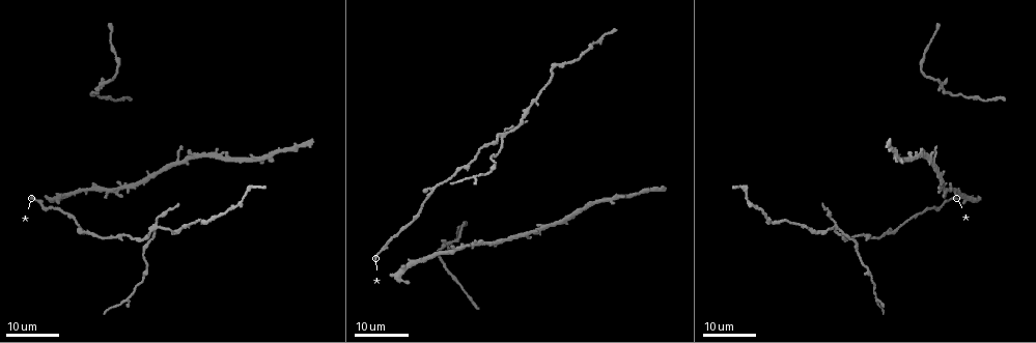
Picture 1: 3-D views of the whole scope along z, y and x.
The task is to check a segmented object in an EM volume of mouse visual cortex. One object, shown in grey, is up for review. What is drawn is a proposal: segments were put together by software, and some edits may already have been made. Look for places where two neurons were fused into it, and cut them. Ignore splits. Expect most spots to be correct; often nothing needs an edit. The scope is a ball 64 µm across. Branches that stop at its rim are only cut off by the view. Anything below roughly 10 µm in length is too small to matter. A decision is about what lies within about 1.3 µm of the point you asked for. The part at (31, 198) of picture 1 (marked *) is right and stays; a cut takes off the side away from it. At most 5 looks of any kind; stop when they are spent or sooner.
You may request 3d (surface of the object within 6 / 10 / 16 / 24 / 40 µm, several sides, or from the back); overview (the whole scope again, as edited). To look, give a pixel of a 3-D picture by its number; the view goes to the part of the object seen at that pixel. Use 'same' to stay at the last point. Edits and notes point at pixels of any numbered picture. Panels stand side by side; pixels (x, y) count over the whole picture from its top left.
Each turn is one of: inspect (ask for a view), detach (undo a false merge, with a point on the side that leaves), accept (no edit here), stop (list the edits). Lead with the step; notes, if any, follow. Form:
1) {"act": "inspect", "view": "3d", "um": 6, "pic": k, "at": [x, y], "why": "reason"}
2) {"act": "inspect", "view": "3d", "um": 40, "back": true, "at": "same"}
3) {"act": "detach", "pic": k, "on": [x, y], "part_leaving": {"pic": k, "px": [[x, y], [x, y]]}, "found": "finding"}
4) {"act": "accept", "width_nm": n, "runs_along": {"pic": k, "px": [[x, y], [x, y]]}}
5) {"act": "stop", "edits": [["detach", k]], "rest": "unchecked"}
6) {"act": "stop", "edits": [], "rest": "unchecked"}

{"act": "inspect", "view": "3d", "um": 24, "pic": 1, "at": [428, 196], "why": "side arm on a straight run"}

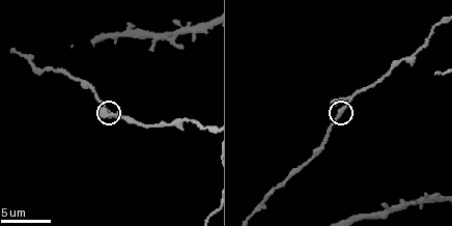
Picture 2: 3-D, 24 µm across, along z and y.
{"act": "inspect", "view": "3d", "um": 6, "pic": 2, "at": [337, 114]}

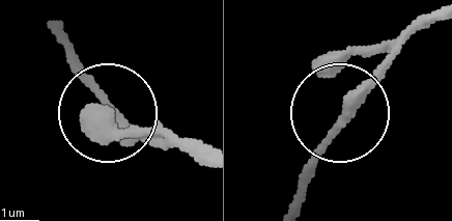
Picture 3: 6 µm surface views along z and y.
{"act": "accept", "runs_along": {"pic": 3, "px": [[293, 208], [303, 168], [356, 89], [422, 23]]}, "found": "all the same neuron"}

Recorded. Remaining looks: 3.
{"act": "inspect", "view": "3d", "um": 24, "pic": 1, "at": [101, 86], "why": "narrows sharply"}

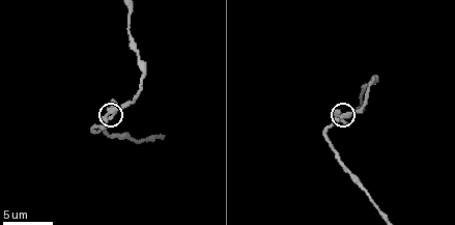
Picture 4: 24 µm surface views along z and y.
{"act": "inspect", "view": "3d", "um": 6, "pic": 4, "at": [109, 116]}

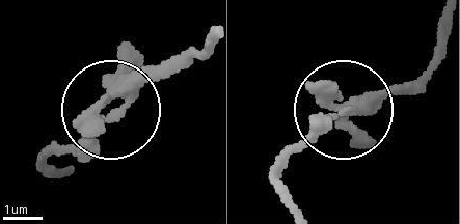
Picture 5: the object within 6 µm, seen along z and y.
{"act": "accept", "width_nm": 300, "found": "continuous, no second neuron"}

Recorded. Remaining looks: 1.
{"act": "stop", "edits": [], "rest": "unchecked"}

